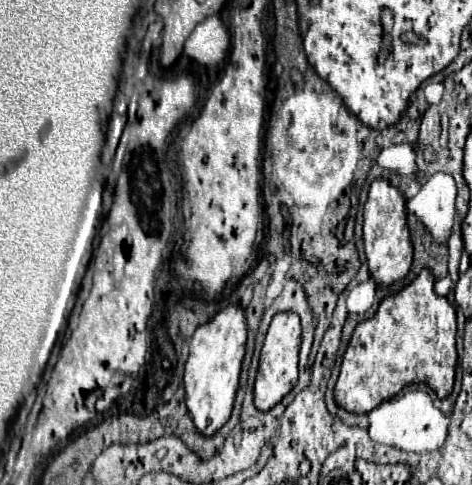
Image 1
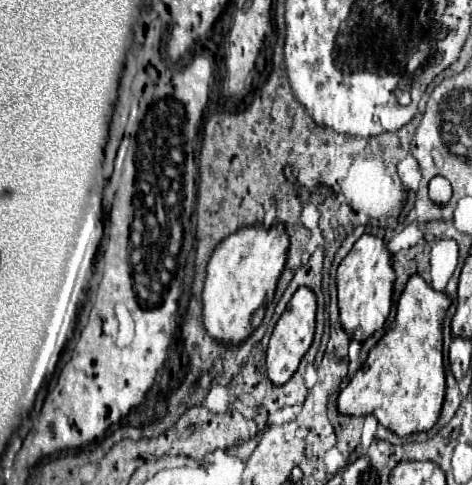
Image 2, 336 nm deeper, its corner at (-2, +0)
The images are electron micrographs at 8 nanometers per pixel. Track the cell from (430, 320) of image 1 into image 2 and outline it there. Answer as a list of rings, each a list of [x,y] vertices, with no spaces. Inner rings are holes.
[[[413,275],[399,297],[395,323],[375,349],[369,351],[363,367],[339,393],[339,413],[375,415],[385,429],[399,437],[429,431],[437,423],[445,399],[441,323],[449,305],[451,299],[445,293],[429,287],[423,277]]]

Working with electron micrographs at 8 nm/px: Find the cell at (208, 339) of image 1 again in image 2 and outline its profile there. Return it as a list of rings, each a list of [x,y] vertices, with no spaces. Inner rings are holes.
[[[275,223],[269,229],[263,225],[245,225],[215,247],[203,287],[203,323],[213,339],[241,343],[241,339],[247,339],[259,327],[283,273],[287,251],[289,235],[283,223]]]

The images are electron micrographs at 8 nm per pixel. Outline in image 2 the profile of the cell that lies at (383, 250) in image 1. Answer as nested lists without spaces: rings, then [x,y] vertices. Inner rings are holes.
[[[365,233],[351,249],[351,253],[341,261],[337,269],[337,303],[339,303],[339,323],[349,333],[351,339],[363,343],[377,329],[381,329],[391,311],[391,291],[395,273],[391,267],[391,255],[385,241]]]

